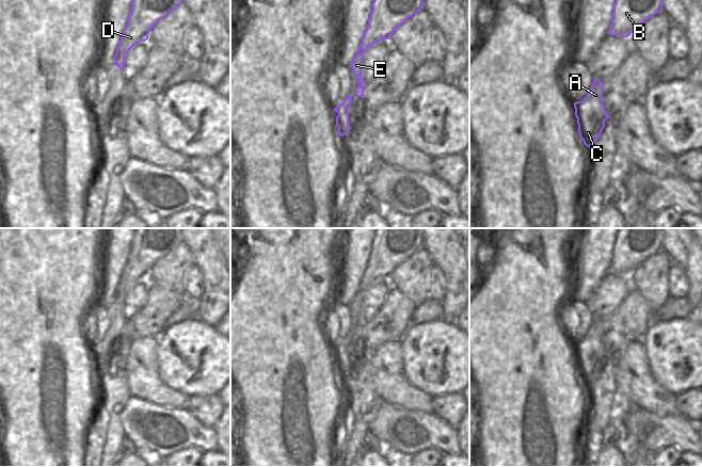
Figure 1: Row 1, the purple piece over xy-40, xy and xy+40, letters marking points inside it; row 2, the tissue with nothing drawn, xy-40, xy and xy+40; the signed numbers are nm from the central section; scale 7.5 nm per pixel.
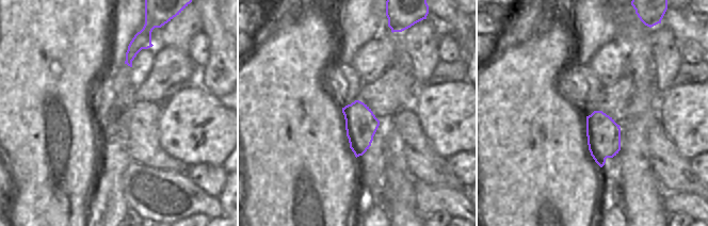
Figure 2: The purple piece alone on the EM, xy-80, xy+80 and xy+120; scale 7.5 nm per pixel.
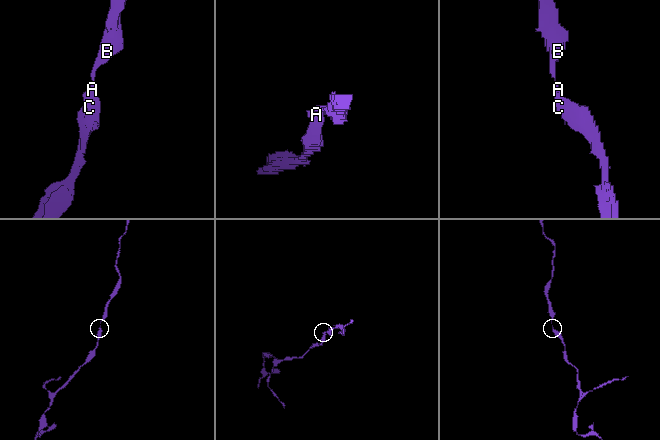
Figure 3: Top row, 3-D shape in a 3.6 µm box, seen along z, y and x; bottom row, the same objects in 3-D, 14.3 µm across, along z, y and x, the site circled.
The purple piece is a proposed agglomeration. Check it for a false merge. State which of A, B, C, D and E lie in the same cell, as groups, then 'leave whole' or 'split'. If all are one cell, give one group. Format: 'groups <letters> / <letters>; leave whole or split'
groups A B C D E; leave whole

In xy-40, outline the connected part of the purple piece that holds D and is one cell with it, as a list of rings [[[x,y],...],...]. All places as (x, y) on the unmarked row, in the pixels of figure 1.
[[[135,228],[127,264],[123,269],[114,302],[123,310],[127,292],[139,281],[148,278],[150,269],[182,242],[182,228]]]

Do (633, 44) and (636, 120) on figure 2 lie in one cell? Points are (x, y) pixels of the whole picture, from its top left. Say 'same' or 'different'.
same

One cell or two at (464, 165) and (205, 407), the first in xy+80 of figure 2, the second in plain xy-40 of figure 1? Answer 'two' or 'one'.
one

